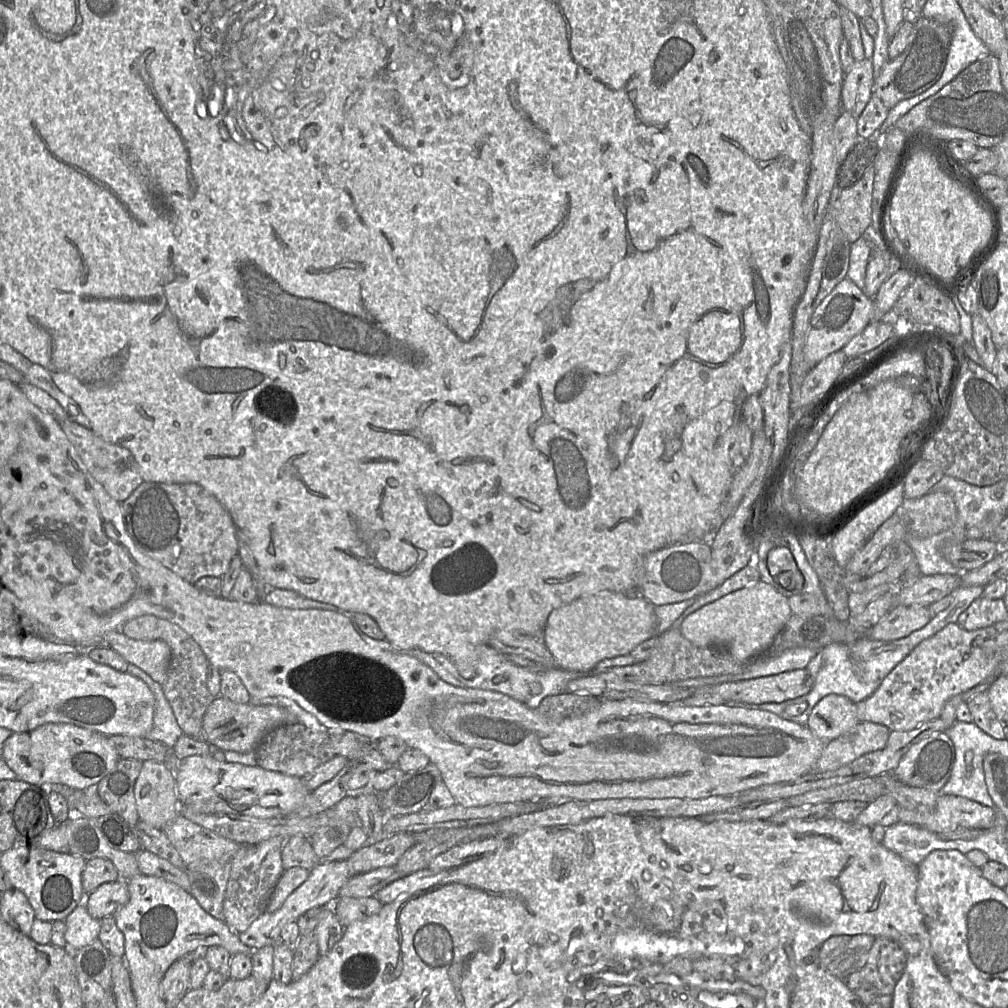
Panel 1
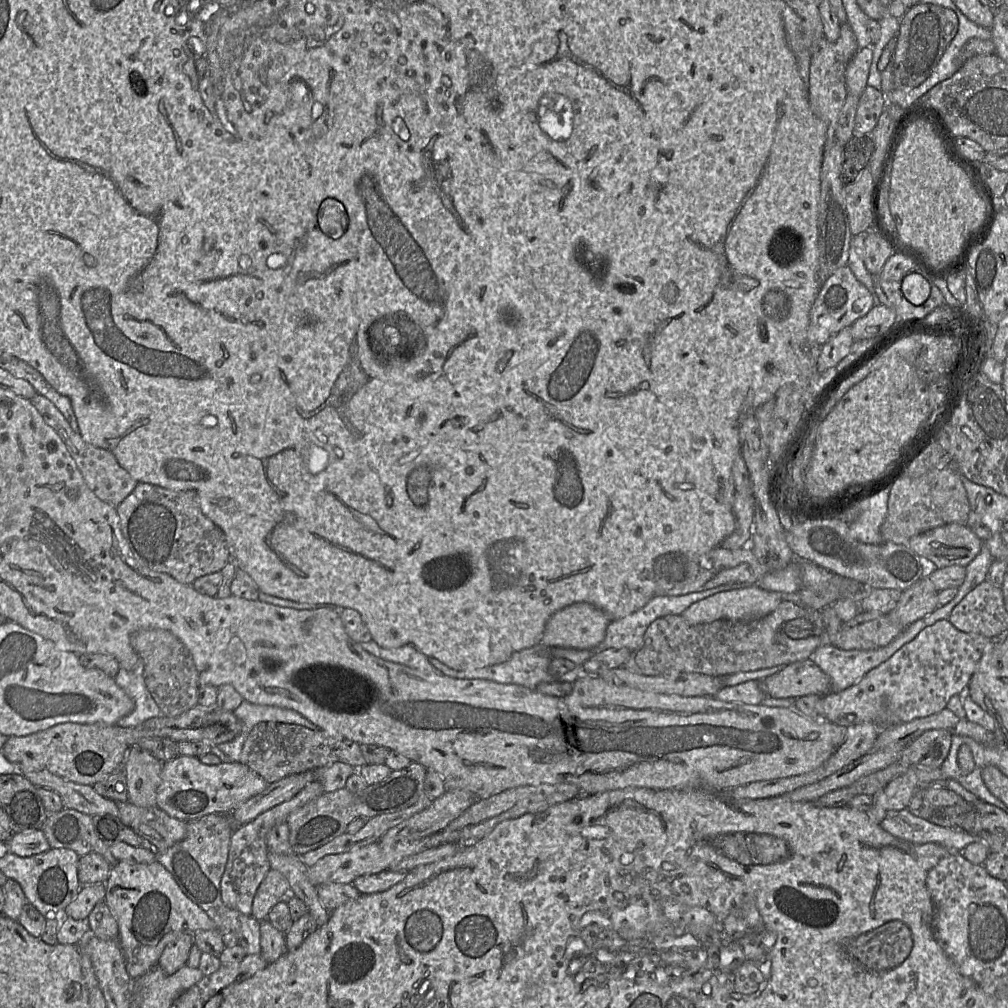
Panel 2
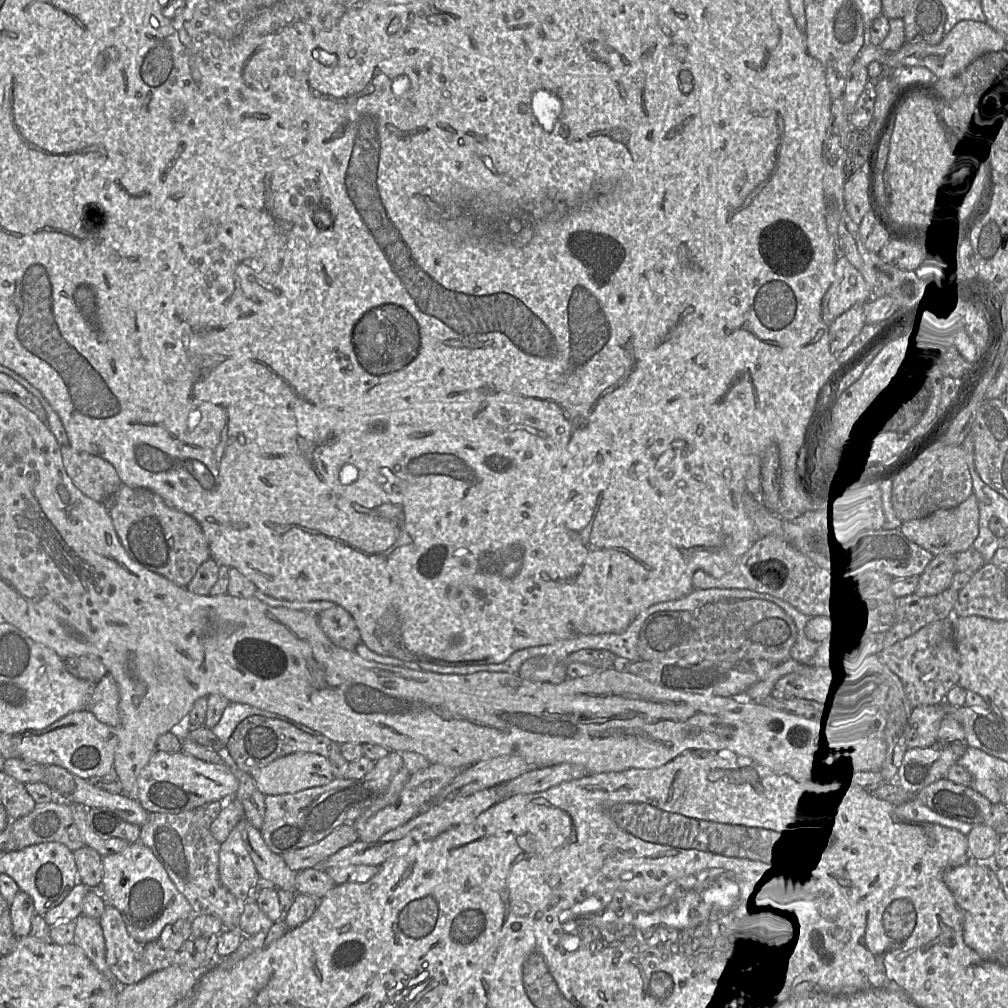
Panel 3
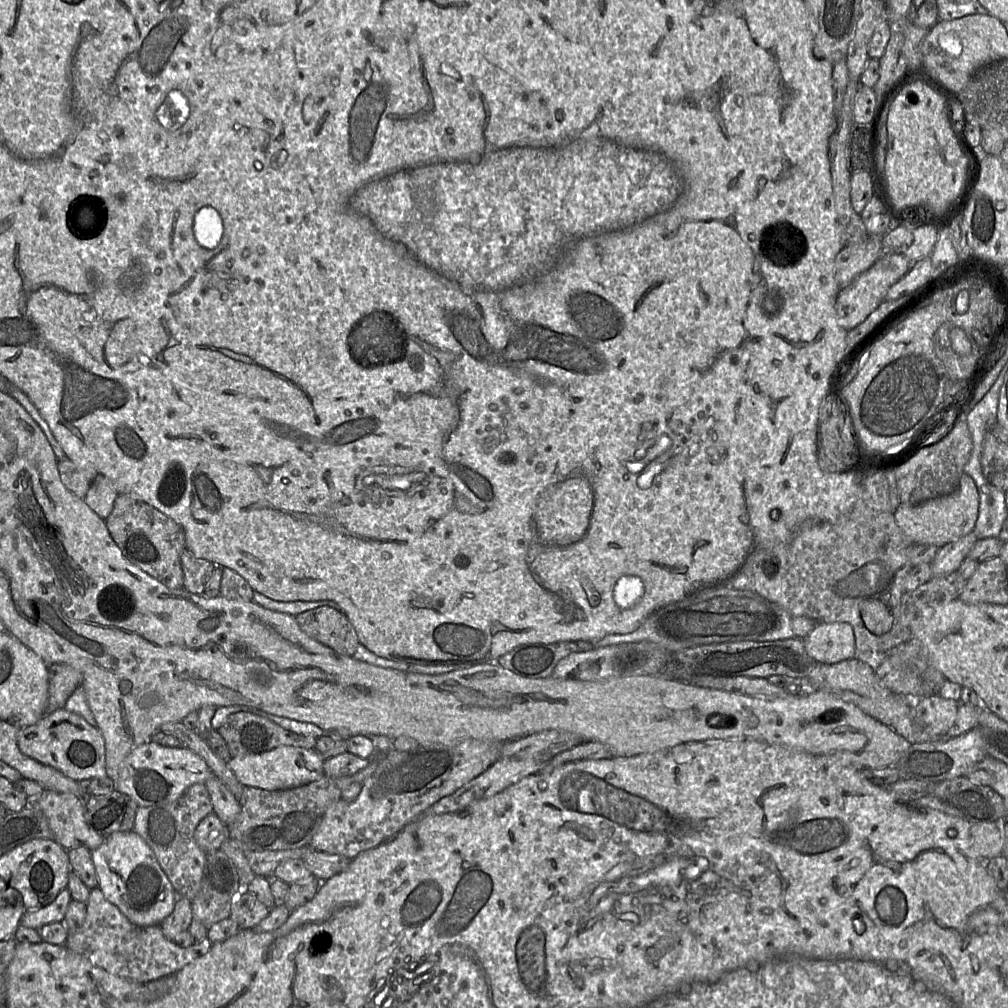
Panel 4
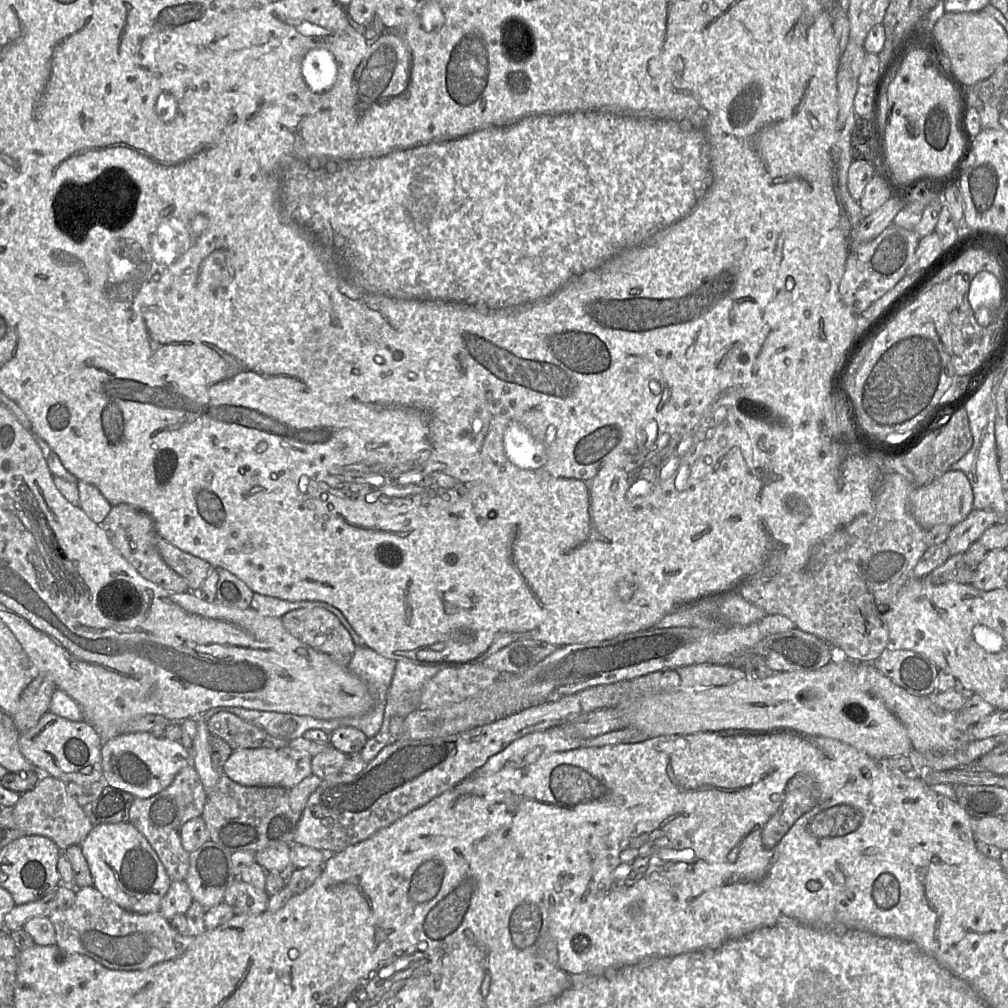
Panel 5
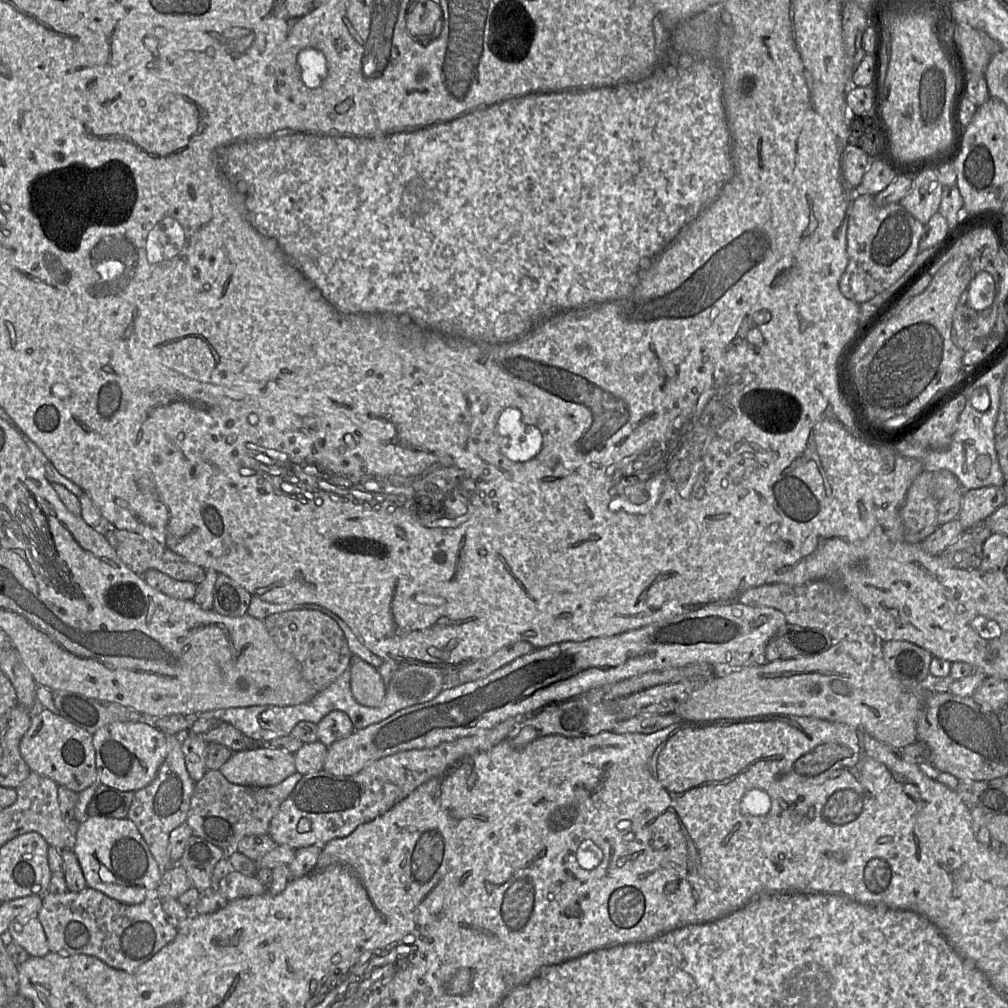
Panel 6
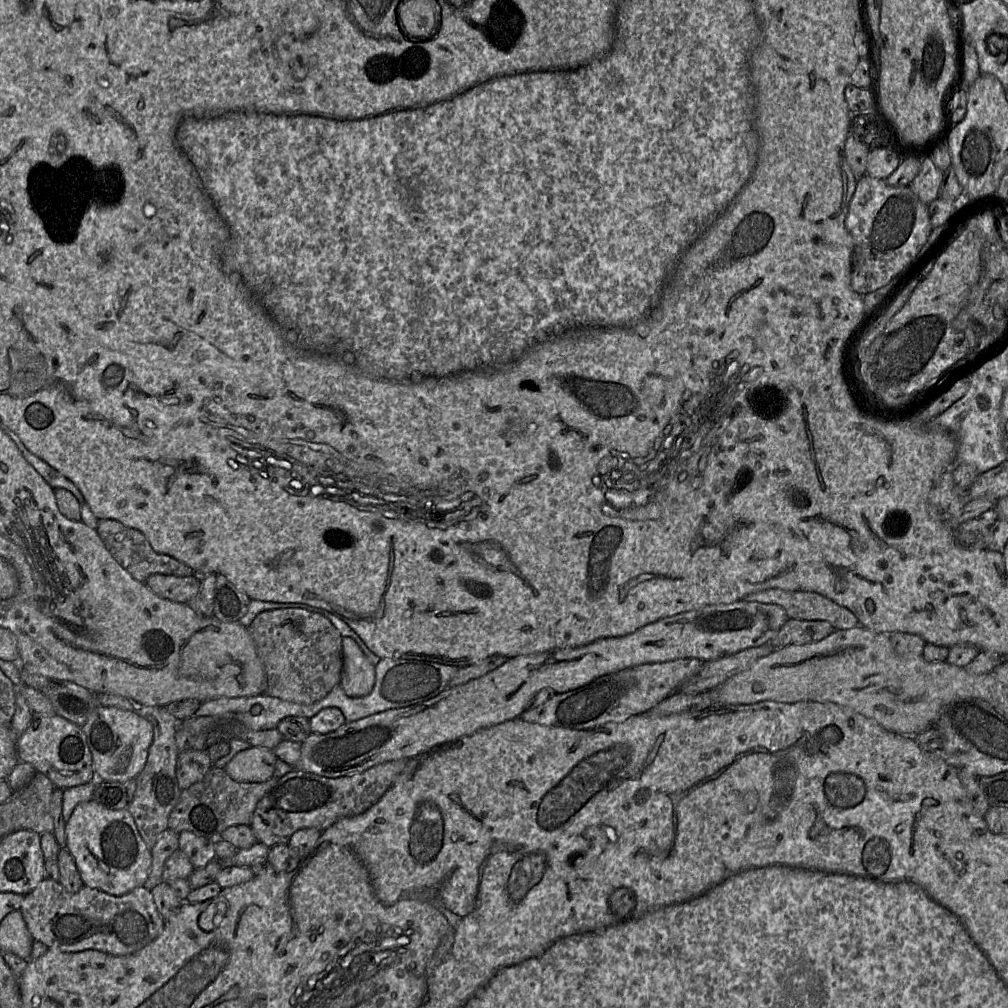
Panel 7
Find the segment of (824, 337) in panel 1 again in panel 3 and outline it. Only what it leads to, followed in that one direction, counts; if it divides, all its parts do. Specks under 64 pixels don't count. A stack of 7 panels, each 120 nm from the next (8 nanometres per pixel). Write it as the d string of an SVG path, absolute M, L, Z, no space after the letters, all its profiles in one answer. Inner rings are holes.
M839 255L833 282L822 298L821 310L824 321L830 325L855 304L864 304L871 298L869 285L863 275L844 255Z

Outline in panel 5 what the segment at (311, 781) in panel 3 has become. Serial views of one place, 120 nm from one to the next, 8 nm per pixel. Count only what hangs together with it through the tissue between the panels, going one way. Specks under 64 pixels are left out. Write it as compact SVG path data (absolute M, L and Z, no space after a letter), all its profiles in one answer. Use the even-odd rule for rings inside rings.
M251 748L233 750L222 772L233 781L245 786L280 786L291 788L311 776L312 756L309 753L285 748Z

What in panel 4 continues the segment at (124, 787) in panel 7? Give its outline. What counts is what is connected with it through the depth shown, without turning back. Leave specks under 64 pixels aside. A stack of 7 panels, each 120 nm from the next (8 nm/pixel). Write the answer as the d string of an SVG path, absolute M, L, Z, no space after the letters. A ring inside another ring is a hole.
M117 790L102 796L84 799L84 817L87 824L102 836L133 830L139 806L127 794Z

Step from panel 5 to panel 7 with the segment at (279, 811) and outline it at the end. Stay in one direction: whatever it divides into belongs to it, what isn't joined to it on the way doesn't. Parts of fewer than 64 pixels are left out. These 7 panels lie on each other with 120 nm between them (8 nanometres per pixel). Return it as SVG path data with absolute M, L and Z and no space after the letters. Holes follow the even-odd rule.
M211 767L198 782L181 791L177 805L168 819L168 829L177 833L190 831L209 839L212 843L221 841L221 833L231 826L250 826L258 802L268 793L281 777L273 776L261 783L237 782L224 768Z

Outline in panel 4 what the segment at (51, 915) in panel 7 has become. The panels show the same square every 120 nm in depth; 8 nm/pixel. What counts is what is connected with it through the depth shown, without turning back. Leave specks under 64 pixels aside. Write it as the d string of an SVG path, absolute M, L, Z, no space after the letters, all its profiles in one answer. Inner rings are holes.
M97 888L90 890L86 902L83 926L76 932L68 931L65 946L107 972L130 981L146 984L163 976L174 975L187 964L205 955L214 943L207 937L182 948L163 934L161 925L141 927L131 923Z

